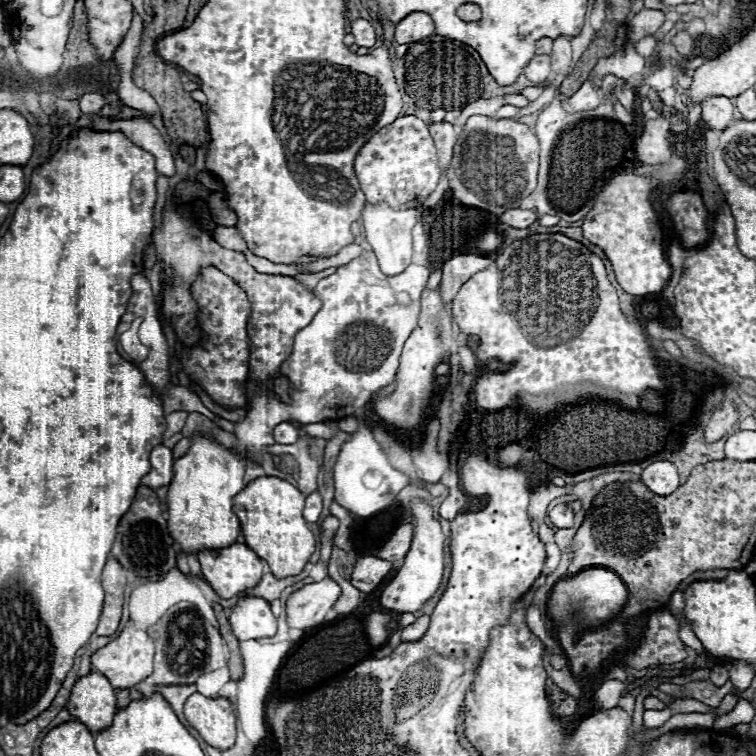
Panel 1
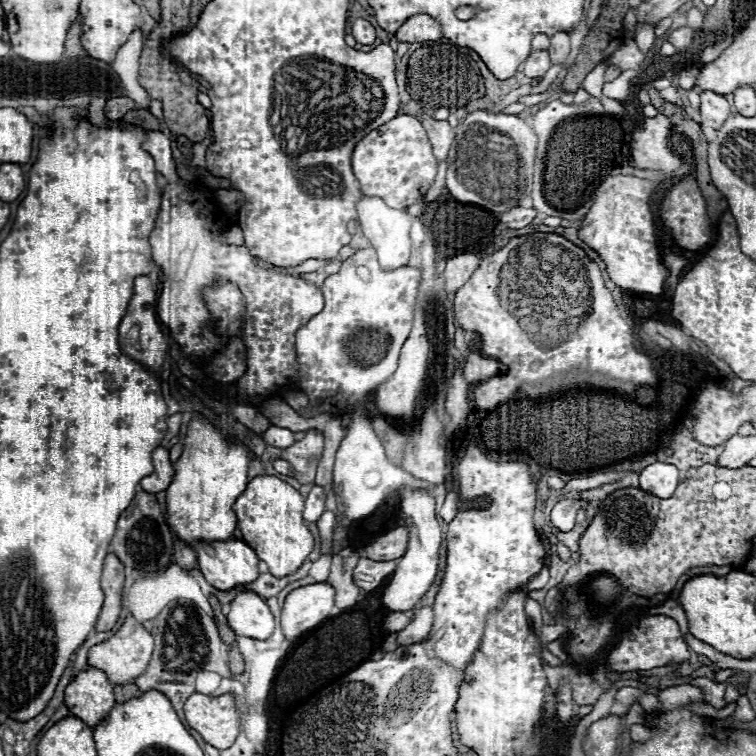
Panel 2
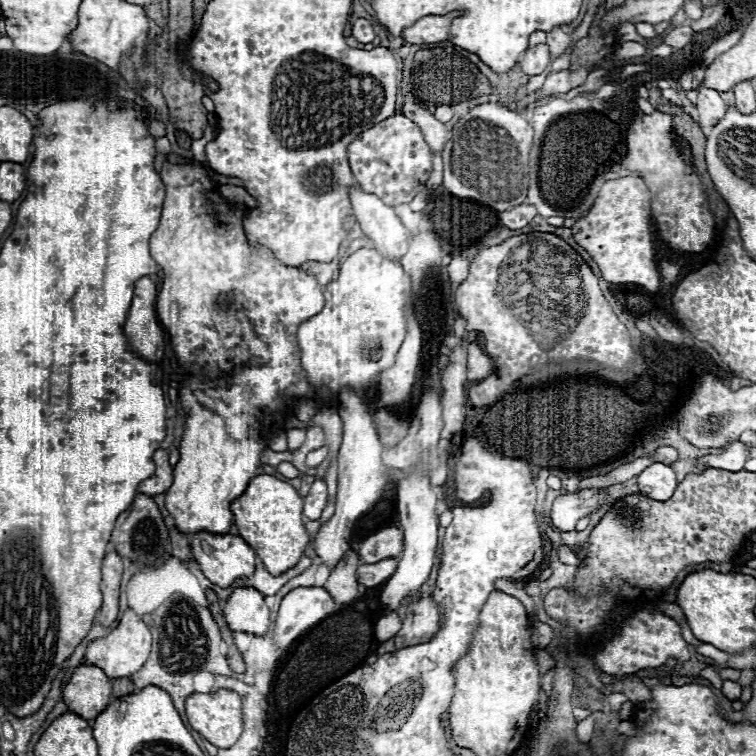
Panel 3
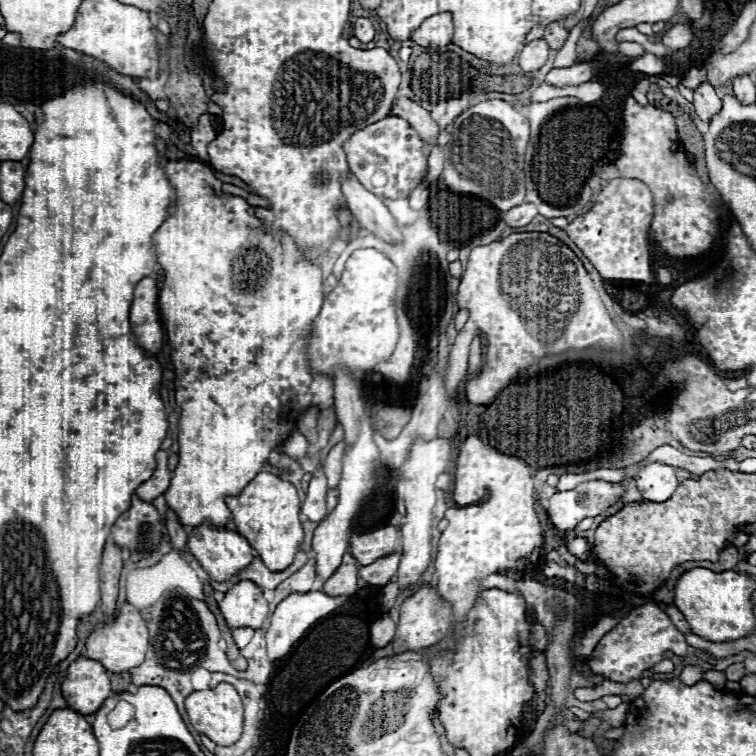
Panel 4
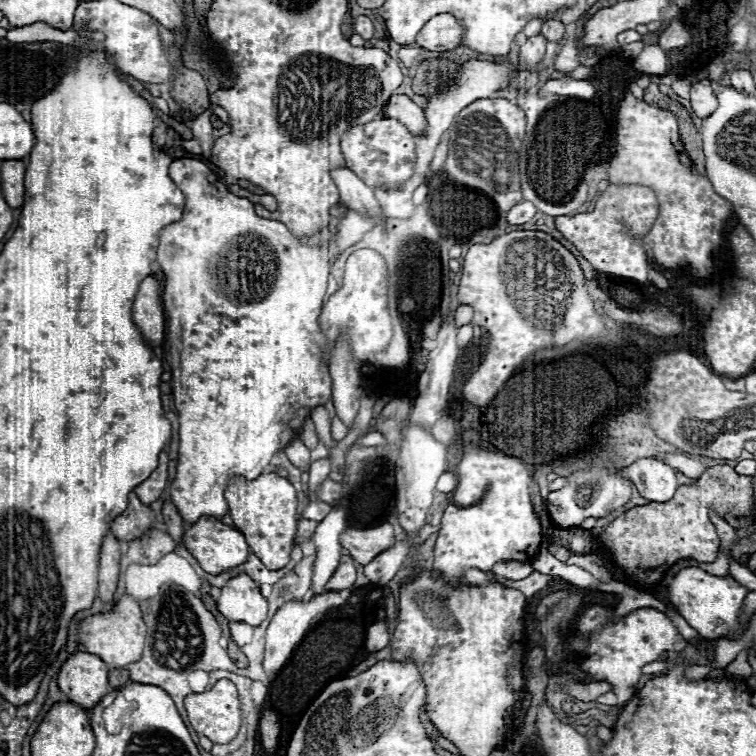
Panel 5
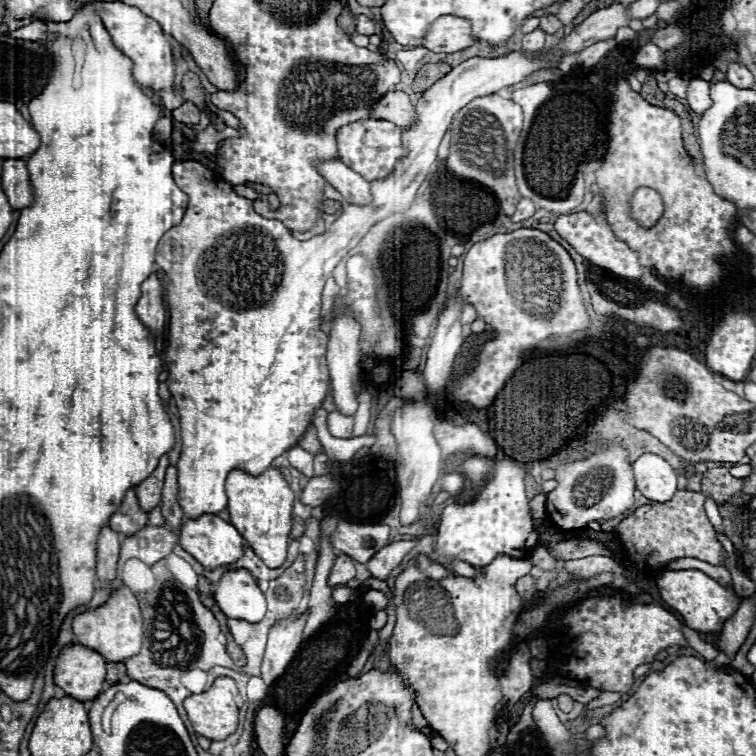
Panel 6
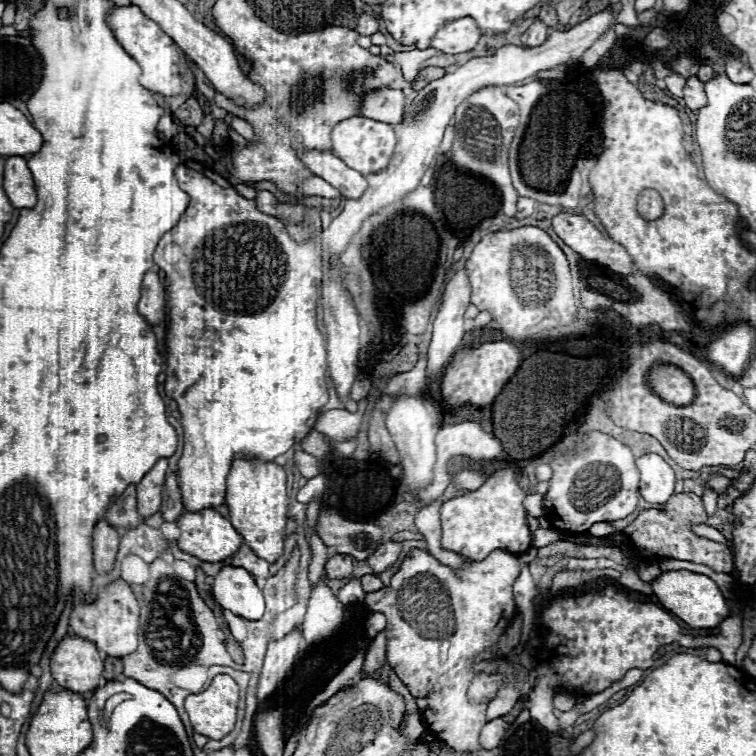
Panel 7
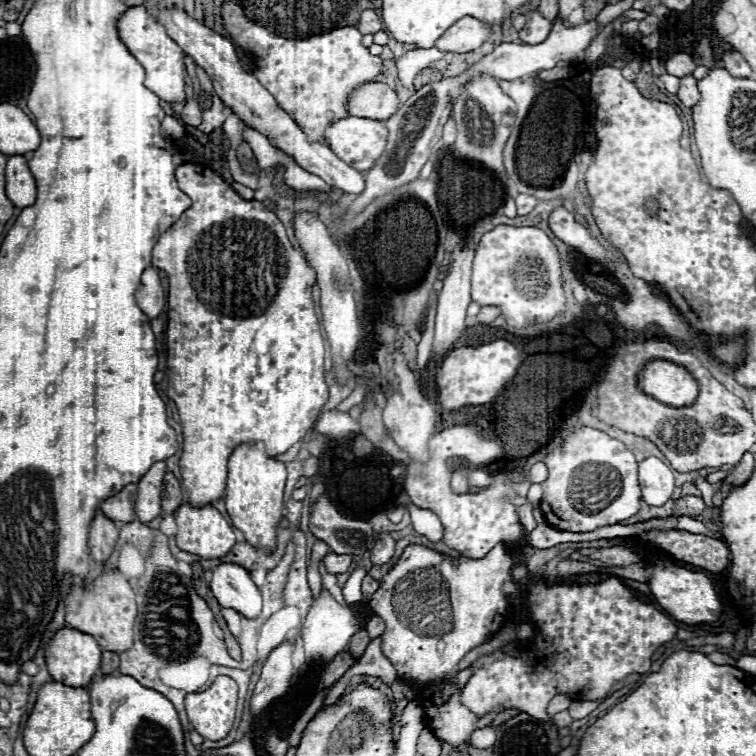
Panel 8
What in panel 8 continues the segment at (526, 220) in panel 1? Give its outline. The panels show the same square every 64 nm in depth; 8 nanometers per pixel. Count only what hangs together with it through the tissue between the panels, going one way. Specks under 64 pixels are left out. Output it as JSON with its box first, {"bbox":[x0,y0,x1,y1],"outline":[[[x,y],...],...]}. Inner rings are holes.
{"bbox":[516,194,536,216],"outline":[[[518,194],[516,196],[516,206],[518,206],[518,216],[526,216],[534,210],[536,206],[536,198],[534,196],[528,196],[528,194]]]}

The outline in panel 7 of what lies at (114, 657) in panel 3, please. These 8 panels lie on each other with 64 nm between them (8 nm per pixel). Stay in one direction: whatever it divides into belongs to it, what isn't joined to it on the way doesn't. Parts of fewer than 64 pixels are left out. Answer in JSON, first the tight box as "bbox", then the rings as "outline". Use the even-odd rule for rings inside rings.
{"bbox":[70,580,140,658],"outline":[[[116,580],[100,592],[100,598],[96,602],[74,604],[74,610],[70,614],[70,630],[78,638],[94,642],[98,650],[104,652],[106,656],[122,658],[128,656],[130,652],[136,652],[138,648],[138,616],[140,608],[132,594],[132,588],[124,580]]]}

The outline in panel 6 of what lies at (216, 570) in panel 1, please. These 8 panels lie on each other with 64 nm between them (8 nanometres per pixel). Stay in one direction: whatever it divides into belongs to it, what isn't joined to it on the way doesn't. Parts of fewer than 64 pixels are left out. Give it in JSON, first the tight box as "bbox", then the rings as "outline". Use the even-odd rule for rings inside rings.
{"bbox":[180,514,246,570],"outline":[[[214,514],[186,520],[180,528],[180,546],[190,552],[206,570],[234,564],[244,556],[246,548],[242,534]]]}

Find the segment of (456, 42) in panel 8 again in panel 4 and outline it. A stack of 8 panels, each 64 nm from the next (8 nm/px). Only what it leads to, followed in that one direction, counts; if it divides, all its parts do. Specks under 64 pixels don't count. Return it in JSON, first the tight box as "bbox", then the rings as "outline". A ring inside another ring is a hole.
{"bbox":[410,12,454,48],"outline":[[[442,12],[436,16],[426,18],[412,34],[410,40],[418,46],[426,46],[426,48],[438,48],[438,46],[446,46],[452,42],[452,34],[454,34],[454,24],[452,24],[452,16],[450,12]]]}

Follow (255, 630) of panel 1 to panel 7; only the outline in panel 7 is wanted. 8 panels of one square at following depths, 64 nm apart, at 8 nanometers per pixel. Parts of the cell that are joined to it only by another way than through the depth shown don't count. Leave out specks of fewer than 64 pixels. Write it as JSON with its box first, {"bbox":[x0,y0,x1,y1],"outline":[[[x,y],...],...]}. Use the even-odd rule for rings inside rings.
{"bbox":[212,566,264,620],"outline":[[[224,566],[212,582],[216,602],[246,620],[260,620],[264,614],[264,596],[256,586],[254,576],[244,568]]]}

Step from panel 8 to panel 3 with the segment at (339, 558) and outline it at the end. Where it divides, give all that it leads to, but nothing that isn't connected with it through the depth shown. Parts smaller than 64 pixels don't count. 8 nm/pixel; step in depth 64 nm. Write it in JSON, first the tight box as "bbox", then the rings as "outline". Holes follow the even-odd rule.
{"bbox":[324,549,360,604],"outline":[[[349,549],[338,564],[332,568],[330,578],[324,584],[324,588],[332,594],[332,598],[338,604],[350,604],[358,596],[356,568],[360,563],[358,555]]]}

